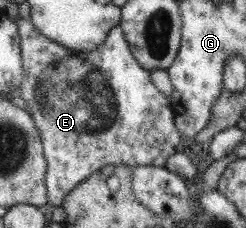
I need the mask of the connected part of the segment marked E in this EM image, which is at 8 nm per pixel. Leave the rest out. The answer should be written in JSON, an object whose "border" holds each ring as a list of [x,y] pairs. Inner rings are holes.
{"border":[[[20,18],[16,20],[16,24],[19,29],[19,36],[21,38],[21,58],[22,65],[24,68],[23,78],[21,81],[21,87],[18,89],[19,95],[22,100],[26,102],[28,106],[27,111],[30,116],[34,119],[36,126],[39,128],[40,138],[43,144],[44,157],[46,158],[47,171],[46,171],[46,188],[48,190],[48,202],[55,207],[61,206],[64,202],[65,196],[72,192],[78,183],[82,182],[84,179],[88,178],[92,173],[100,170],[100,168],[109,165],[124,165],[128,167],[138,167],[138,166],[150,166],[150,167],[166,167],[166,161],[170,156],[176,154],[176,148],[182,140],[180,136],[181,132],[176,128],[175,115],[170,101],[166,99],[166,96],[154,86],[150,78],[149,70],[144,69],[143,66],[136,61],[133,53],[131,52],[130,44],[126,41],[123,31],[116,26],[113,30],[108,32],[106,40],[101,46],[98,46],[95,50],[91,52],[78,52],[77,54],[70,54],[68,56],[68,50],[66,50],[66,56],[64,58],[58,58],[50,52],[50,46],[54,42],[50,42],[49,38],[44,38],[44,36],[36,29],[36,26],[28,20]],[[148,130],[156,130],[158,132],[158,138],[160,140],[148,140]]]}

